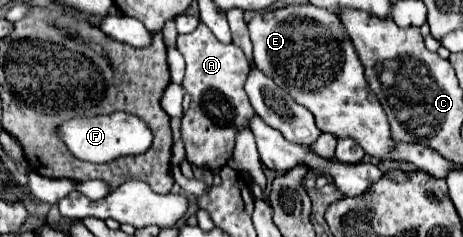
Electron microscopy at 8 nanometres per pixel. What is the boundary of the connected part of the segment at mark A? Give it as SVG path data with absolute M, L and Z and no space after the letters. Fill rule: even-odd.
M202 22L194 32L180 34L176 48L186 60L186 76L182 80L182 88L192 98L188 114L182 118L186 160L206 170L222 168L232 156L236 128L246 126L254 114L252 104L244 92L244 80L248 76L246 56L234 44L218 42Z

